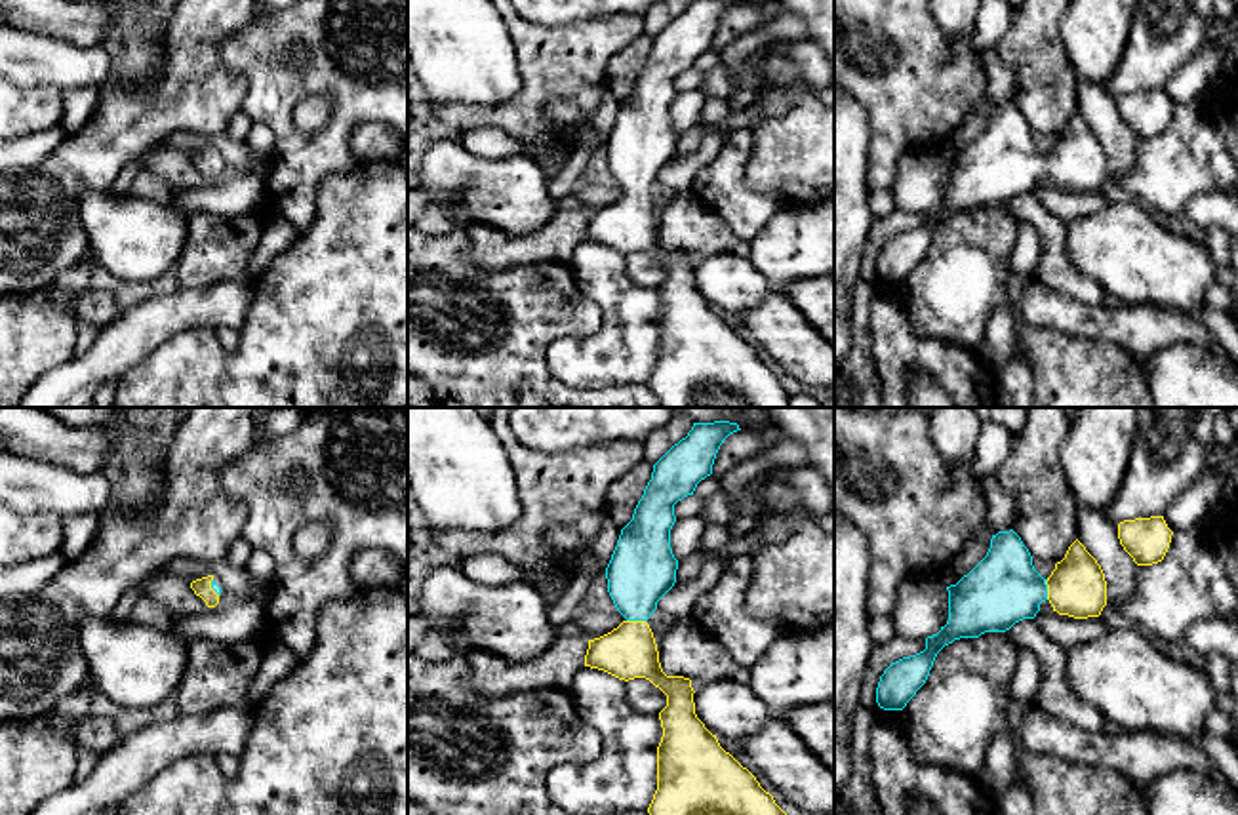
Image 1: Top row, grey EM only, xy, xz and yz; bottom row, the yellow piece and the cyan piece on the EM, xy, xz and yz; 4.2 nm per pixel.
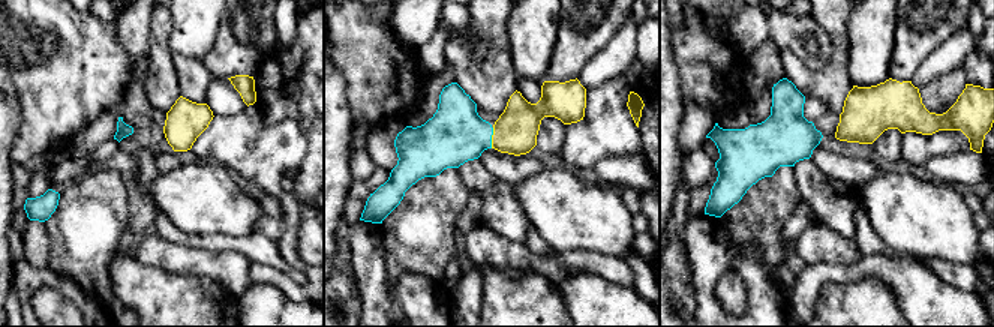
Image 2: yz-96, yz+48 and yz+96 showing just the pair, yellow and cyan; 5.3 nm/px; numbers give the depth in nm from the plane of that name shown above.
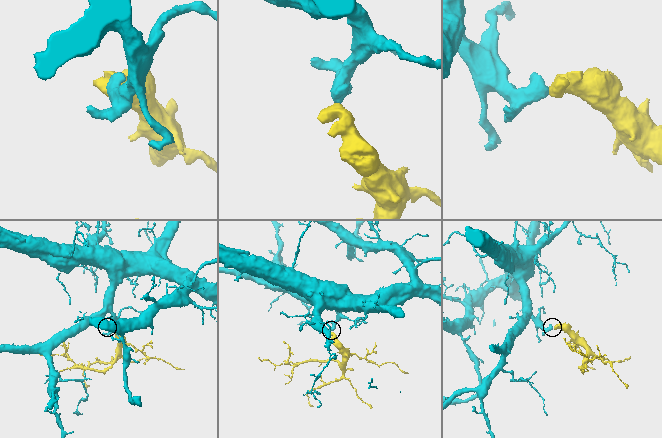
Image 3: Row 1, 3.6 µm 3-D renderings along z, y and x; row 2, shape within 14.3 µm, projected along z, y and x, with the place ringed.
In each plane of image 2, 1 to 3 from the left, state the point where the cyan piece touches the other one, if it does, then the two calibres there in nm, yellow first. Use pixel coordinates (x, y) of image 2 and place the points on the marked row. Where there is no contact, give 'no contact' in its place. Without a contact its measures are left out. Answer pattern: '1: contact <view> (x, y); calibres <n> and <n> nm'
1: no contact
2: contact yz+48 (492, 138); calibres 240 and 320 nm
3: no contact

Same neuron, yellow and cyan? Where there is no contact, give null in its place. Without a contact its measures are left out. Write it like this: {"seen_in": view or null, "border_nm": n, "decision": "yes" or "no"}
{"seen_in": "yz", "border_nm": 90, "decision": "yes"}

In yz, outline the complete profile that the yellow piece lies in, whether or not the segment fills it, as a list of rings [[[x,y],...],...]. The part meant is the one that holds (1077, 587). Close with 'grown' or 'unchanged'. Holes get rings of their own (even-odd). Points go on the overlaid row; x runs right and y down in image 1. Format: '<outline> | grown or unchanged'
[[[1013,529],[992,535],[987,556],[947,590],[947,625],[926,638],[924,651],[884,670],[876,687],[880,708],[903,710],[926,684],[937,653],[954,640],[1006,632],[1023,619],[1034,619],[1046,600],[1053,611],[1074,619],[1099,617],[1107,606],[1105,573],[1078,539],[1044,579]]] | grown

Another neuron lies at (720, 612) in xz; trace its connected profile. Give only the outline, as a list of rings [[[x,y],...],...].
[[[750,556],[728,558],[718,581],[699,596],[691,613],[691,621],[745,668],[750,668],[783,634],[777,621],[754,617],[747,609],[752,575]]]

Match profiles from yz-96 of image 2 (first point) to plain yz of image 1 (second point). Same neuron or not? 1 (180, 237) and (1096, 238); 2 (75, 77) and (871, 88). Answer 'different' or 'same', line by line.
1: different
2: same

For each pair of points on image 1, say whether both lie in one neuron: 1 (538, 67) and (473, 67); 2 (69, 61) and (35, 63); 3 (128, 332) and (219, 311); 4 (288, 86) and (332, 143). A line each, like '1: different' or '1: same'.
1: different
2: same
3: same
4: same

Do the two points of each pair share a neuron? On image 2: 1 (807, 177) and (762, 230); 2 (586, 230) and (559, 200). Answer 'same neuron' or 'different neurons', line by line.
1: different neurons
2: same neuron

